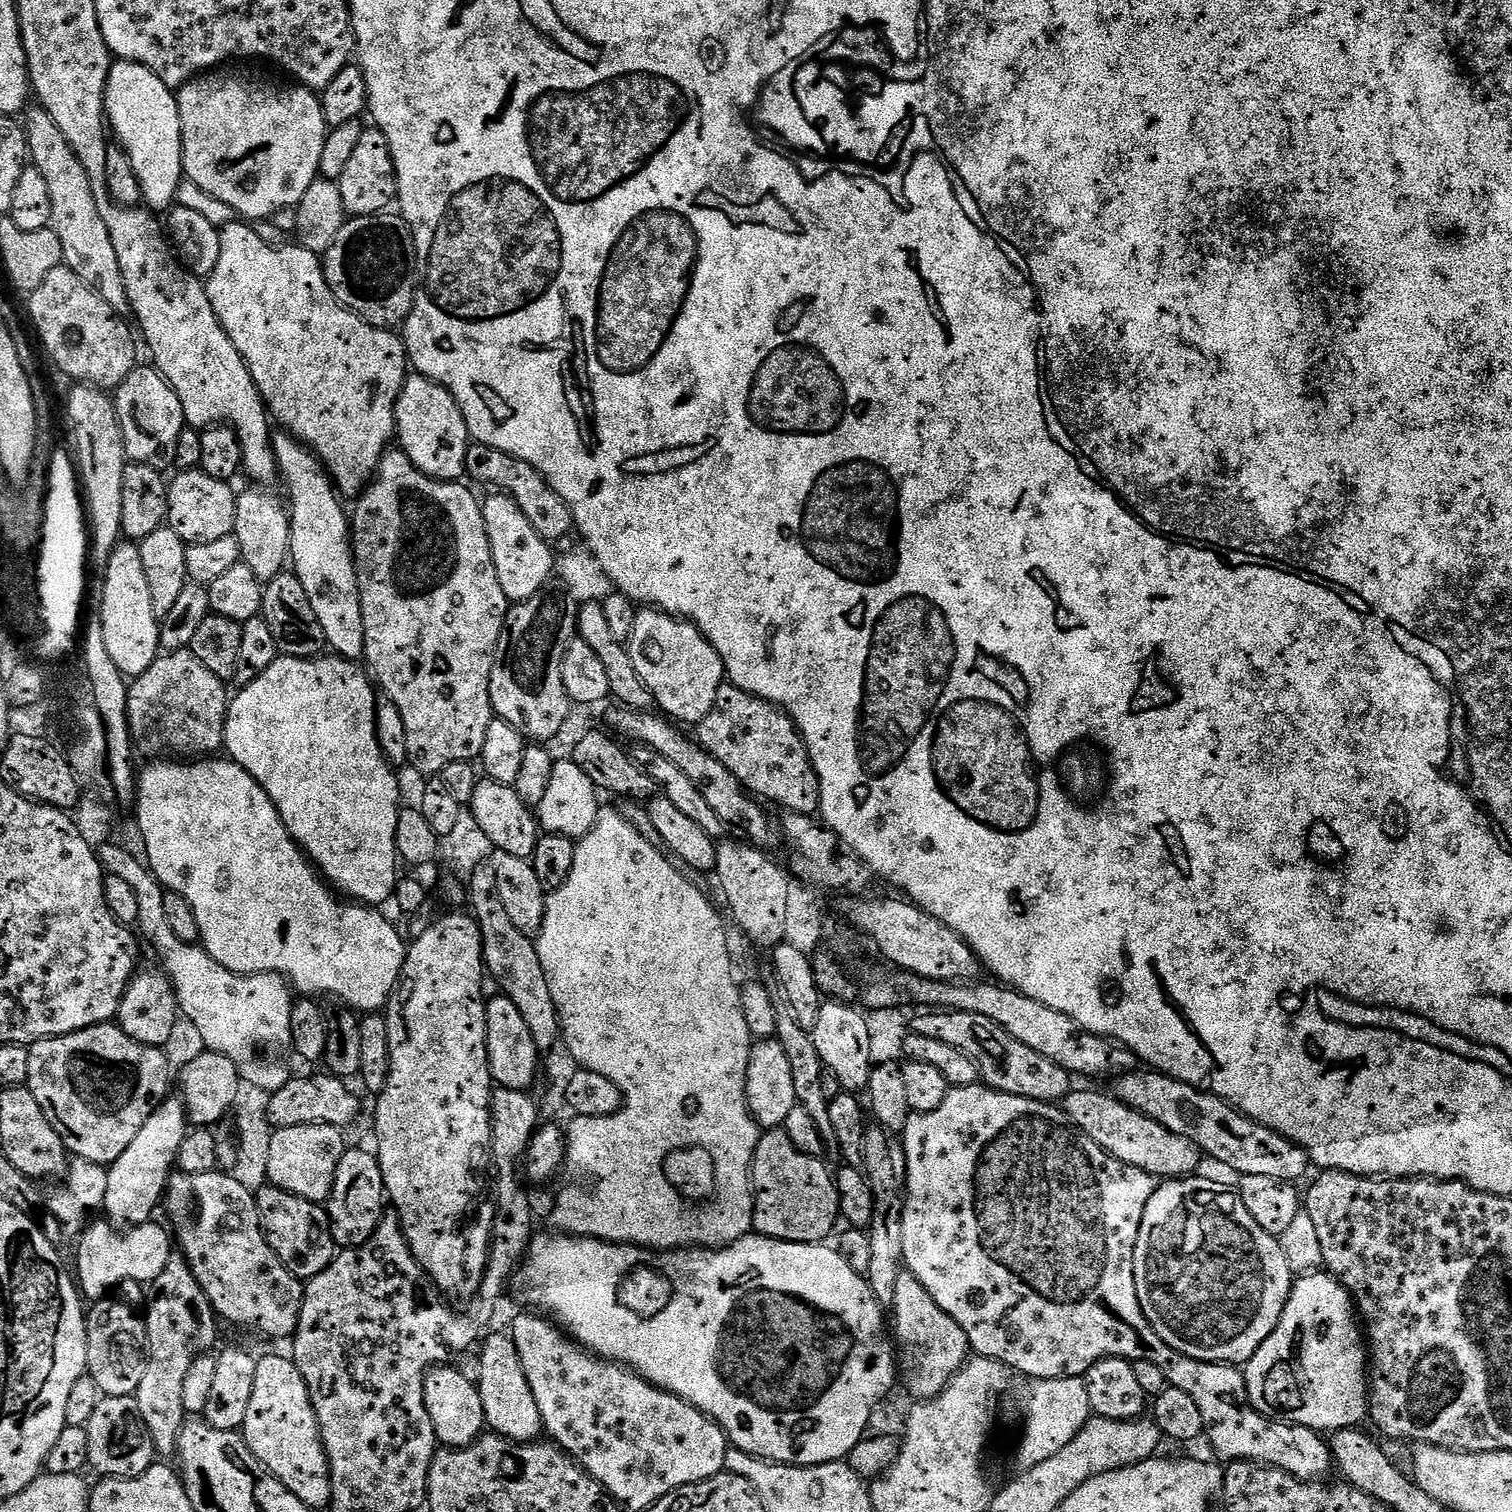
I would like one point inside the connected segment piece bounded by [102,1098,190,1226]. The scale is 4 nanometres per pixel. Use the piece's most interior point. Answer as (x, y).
(137, 1181)

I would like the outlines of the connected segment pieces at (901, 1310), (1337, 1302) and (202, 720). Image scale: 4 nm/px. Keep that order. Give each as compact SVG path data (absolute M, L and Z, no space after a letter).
M901 1270L896 1276L896 1285L892 1288L892 1312L890 1308L890 1316L891 1319L892 1316L896 1319L894 1355L899 1383L902 1388L904 1384L905 1390L913 1396L911 1398L913 1401L932 1400L949 1384L952 1376L969 1359L970 1349L966 1334L962 1330L962 1326L958 1326L958 1322L954 1322L954 1318L950 1318L950 1314L946 1314L946 1310L942 1310L938 1306L938 1302L934 1302L934 1298L930 1298L926 1286L922 1286L922 1282L918 1282L916 1275L907 1270Z
M1321 1271L1313 1276L1304 1276L1301 1280L1299 1277L1293 1283L1292 1293L1288 1295L1276 1329L1265 1335L1256 1353L1248 1360L1246 1383L1249 1404L1265 1413L1269 1420L1306 1426L1321 1434L1331 1434L1339 1432L1341 1428L1363 1425L1363 1420L1369 1415L1368 1380L1364 1377L1366 1340L1349 1289L1334 1275Z
M181 650L178 652L169 652L167 654L157 655L156 661L148 667L140 676L135 677L131 681L132 684L126 691L126 699L128 701L128 728L132 732L132 743L135 751L140 752L144 756L152 756L148 758L204 758L209 754L216 754L224 748L224 719L228 717L228 705L230 703L230 692L227 692L225 681L219 680L210 670L206 670L206 666L200 660L199 655L192 650Z

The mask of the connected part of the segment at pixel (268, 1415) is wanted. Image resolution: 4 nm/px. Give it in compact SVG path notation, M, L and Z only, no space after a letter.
M264 1356L256 1360L256 1377L242 1435L250 1451L256 1448L256 1452L260 1452L260 1456L264 1456L268 1464L272 1464L272 1470L276 1468L276 1464L284 1468L284 1472L277 1472L276 1476L284 1476L284 1480L292 1484L292 1493L306 1502L306 1506L314 1510L327 1509L332 1499L332 1478L328 1471L328 1456L324 1453L324 1443L320 1437L320 1424L316 1420L307 1382L296 1369L295 1359L285 1356Z

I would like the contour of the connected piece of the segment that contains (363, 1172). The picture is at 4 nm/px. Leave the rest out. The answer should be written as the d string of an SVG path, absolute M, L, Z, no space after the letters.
M352 1147L345 1151L343 1158L338 1162L332 1195L326 1201L332 1238L341 1249L364 1246L372 1239L386 1213L386 1193L384 1179L380 1173L380 1162L371 1151L368 1152Z

